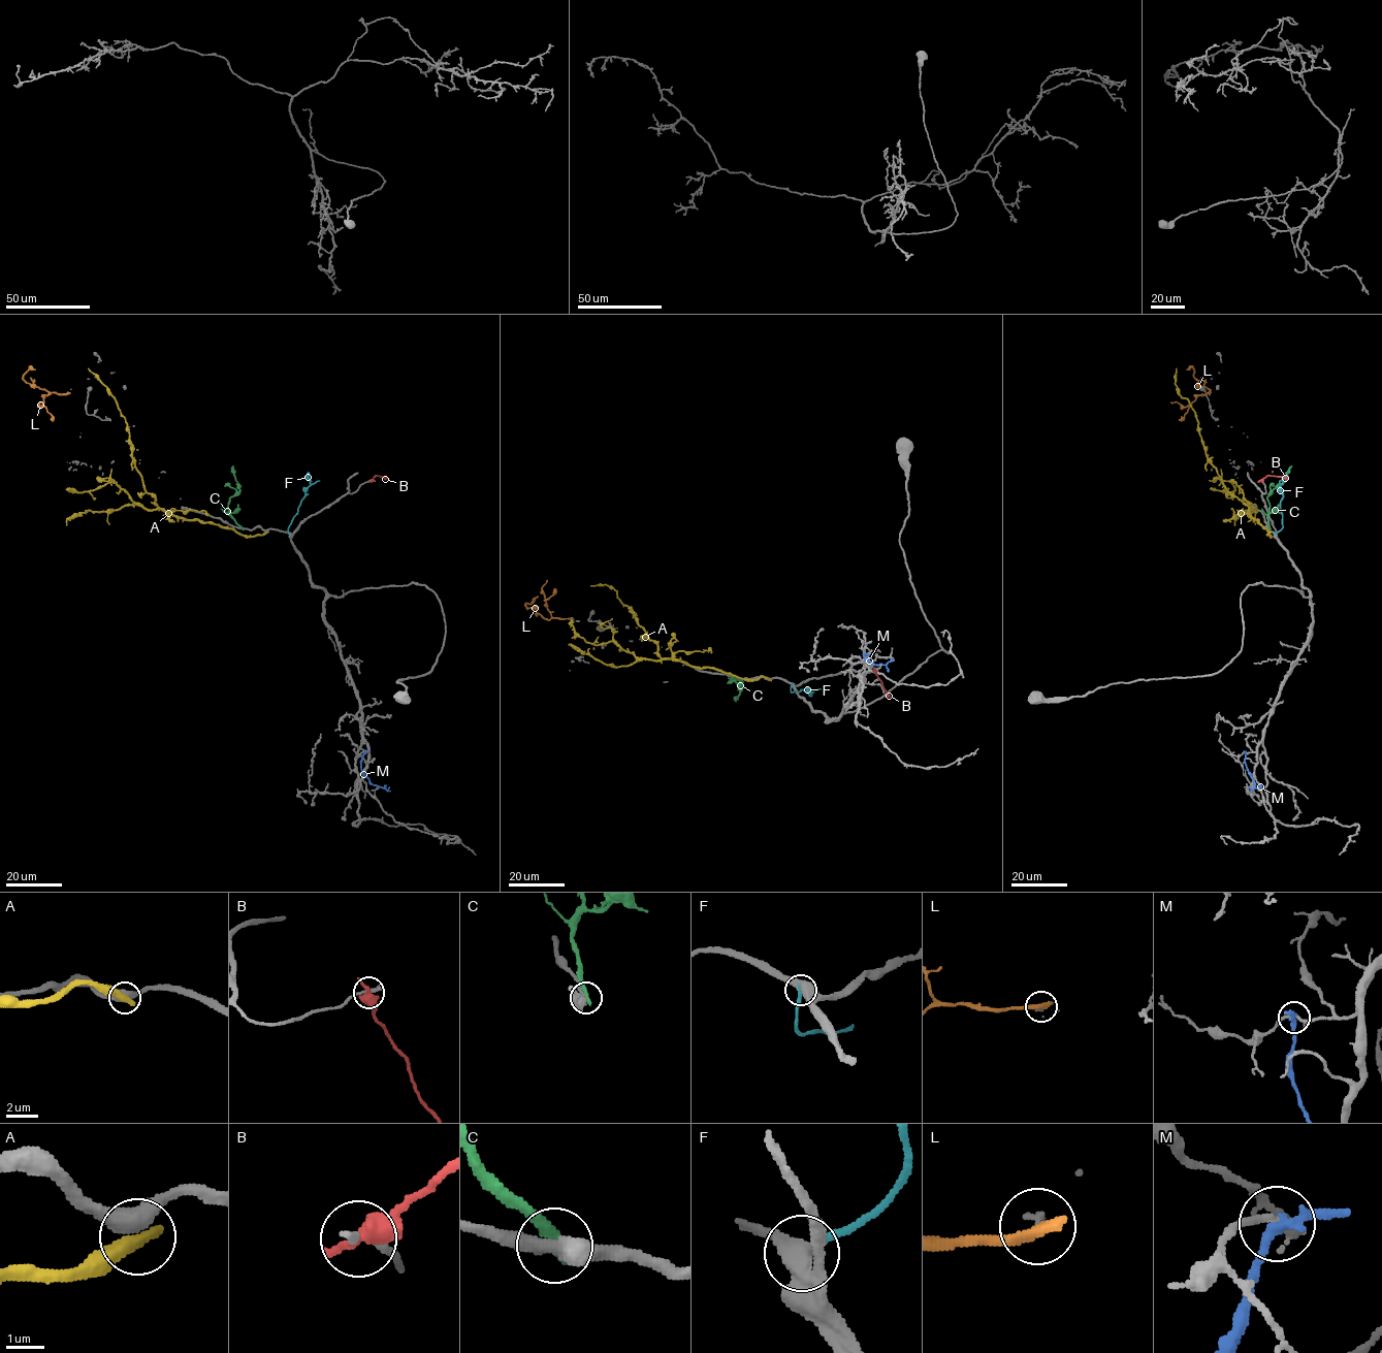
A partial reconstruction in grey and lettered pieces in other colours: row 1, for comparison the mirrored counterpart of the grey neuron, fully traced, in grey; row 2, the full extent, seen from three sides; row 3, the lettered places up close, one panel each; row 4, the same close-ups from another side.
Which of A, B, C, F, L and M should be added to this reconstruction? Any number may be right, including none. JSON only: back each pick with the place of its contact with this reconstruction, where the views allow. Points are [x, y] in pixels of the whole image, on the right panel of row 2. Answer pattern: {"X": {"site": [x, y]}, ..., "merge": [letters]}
{"merge": []}

